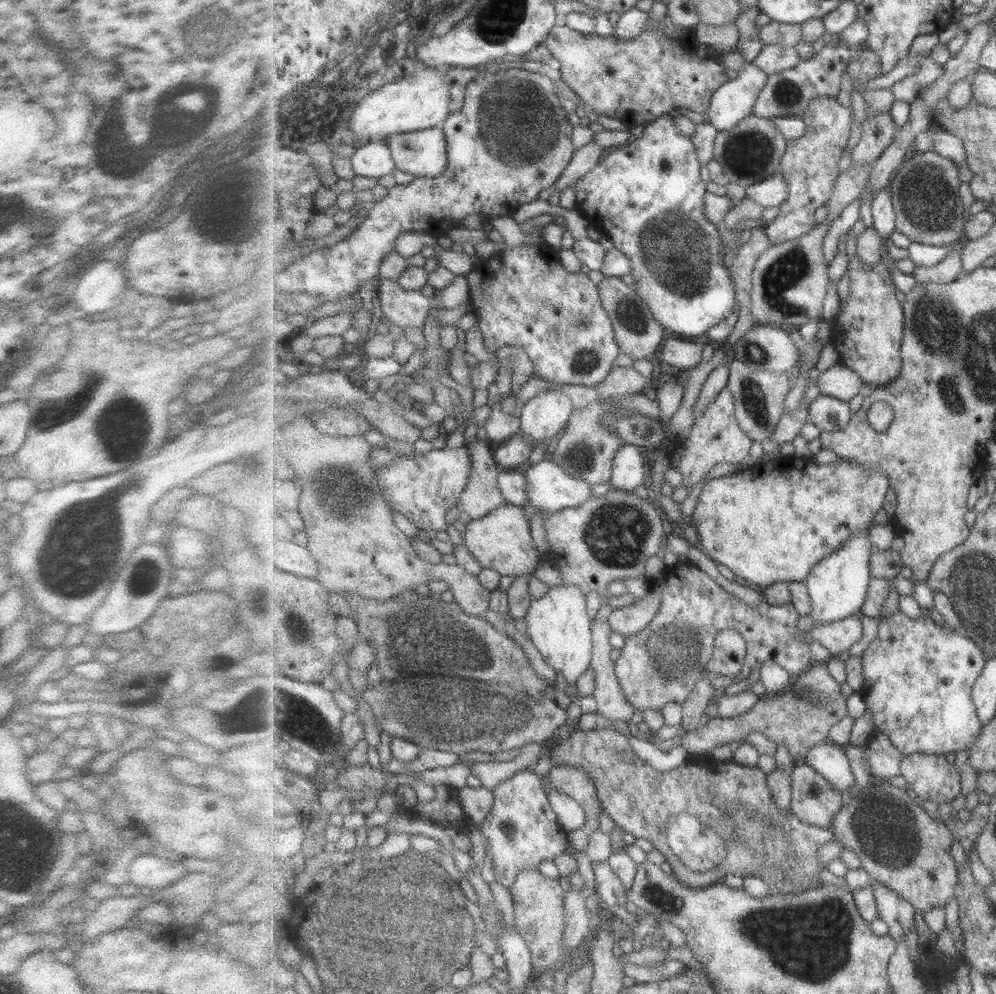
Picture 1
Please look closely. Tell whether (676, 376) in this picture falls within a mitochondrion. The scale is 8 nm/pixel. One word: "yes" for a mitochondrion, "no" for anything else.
no

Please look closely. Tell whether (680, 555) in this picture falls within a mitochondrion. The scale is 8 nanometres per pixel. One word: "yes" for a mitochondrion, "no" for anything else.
no

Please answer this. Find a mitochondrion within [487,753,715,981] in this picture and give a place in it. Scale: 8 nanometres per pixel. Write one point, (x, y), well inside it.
(663, 898)

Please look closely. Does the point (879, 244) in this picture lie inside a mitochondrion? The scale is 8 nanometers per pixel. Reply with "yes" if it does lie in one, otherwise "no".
no

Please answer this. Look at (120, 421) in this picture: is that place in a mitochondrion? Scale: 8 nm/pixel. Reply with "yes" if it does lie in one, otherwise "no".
yes

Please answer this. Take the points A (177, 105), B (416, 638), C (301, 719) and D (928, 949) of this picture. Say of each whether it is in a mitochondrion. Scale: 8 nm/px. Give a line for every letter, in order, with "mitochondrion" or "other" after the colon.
A: mitochondrion
B: mitochondrion
C: mitochondrion
D: other

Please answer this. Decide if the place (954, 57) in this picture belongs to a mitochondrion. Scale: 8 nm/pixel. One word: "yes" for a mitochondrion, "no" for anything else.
no

